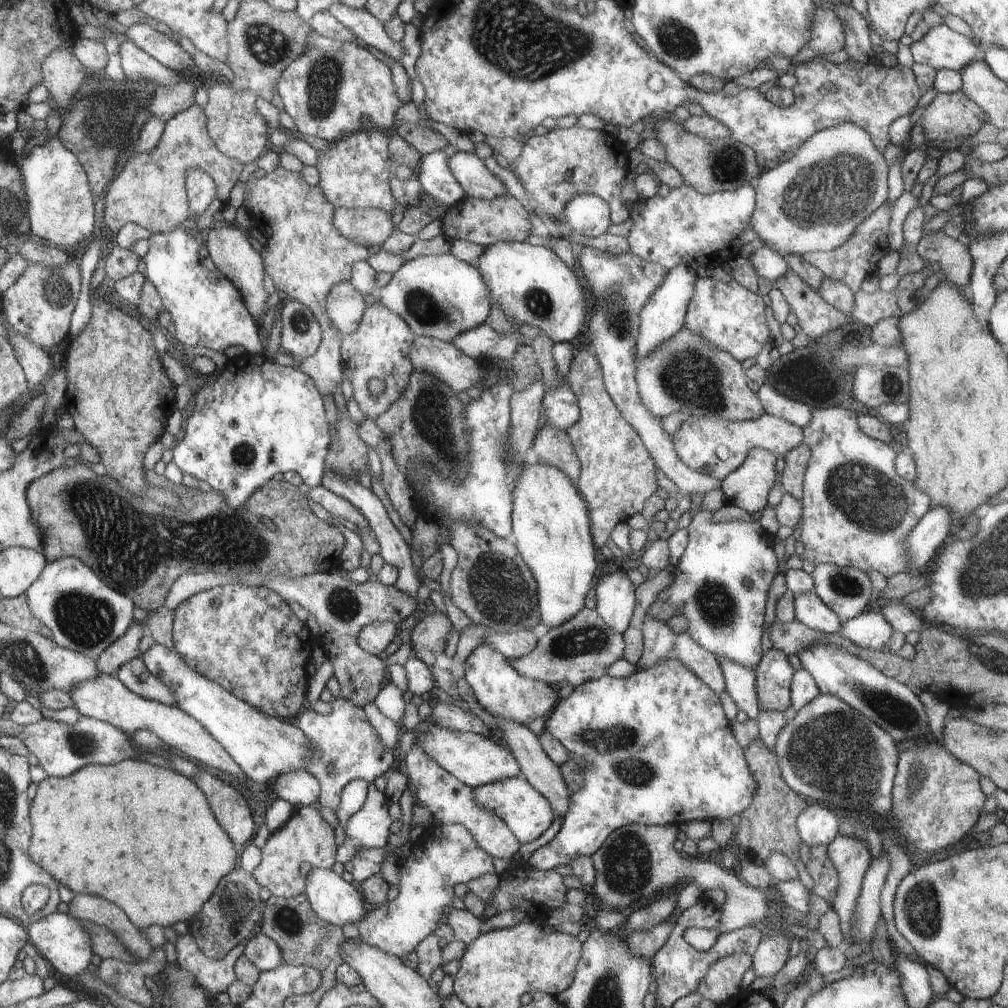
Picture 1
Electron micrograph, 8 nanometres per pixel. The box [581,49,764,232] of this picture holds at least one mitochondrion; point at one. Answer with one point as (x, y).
(729, 165)

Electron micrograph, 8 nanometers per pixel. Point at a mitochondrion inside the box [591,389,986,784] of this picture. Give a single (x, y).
(866, 498)

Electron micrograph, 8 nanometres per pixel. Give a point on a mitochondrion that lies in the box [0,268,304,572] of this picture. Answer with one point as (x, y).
(56, 292)

